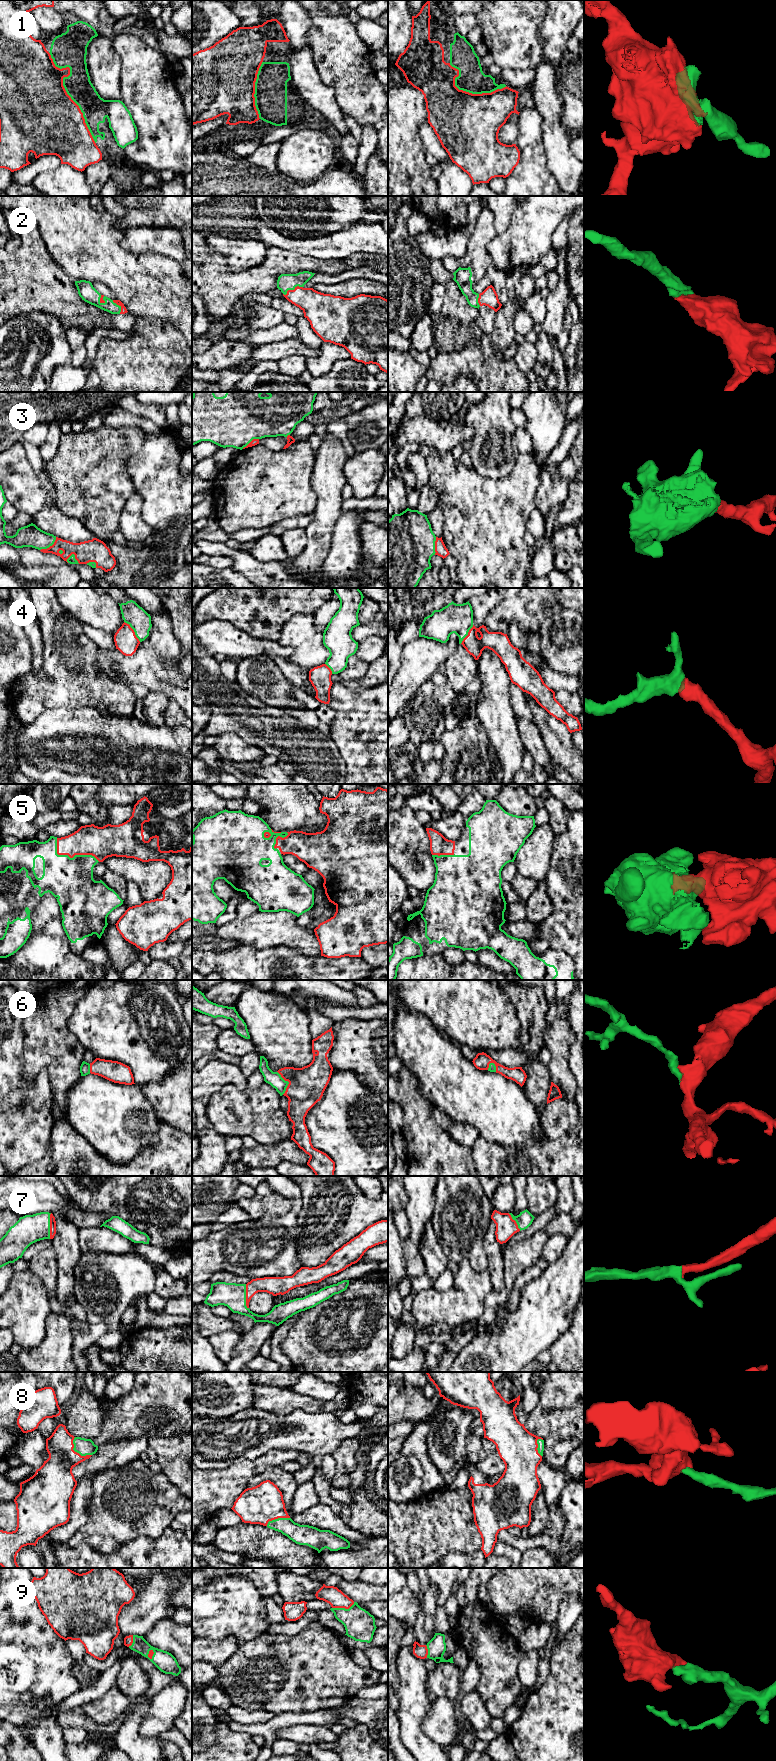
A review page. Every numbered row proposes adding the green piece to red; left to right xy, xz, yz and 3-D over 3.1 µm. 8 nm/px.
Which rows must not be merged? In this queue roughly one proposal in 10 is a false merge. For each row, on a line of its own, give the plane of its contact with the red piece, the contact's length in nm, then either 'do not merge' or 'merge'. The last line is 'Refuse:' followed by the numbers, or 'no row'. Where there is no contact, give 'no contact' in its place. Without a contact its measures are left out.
1: xy | 850 nm | do not merge
2: xz | 170 nm | merge
3: xy | 170 nm | merge
4: xy | 220 nm | merge
5: xy | 400 nm | merge
6: xz | 200 nm | merge
7: xy | 200 nm | merge
8: xy | 200 nm | merge
9: xz | 190 nm | merge
Refuse: 1

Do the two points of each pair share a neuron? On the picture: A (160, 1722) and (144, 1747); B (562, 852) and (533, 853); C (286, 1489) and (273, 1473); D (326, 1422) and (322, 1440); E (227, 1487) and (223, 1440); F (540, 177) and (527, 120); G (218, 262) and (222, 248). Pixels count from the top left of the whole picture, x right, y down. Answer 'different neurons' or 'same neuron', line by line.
A: different neurons
B: different neurons
C: same neuron
D: same neuron
E: different neurons
F: same neuron
G: different neurons

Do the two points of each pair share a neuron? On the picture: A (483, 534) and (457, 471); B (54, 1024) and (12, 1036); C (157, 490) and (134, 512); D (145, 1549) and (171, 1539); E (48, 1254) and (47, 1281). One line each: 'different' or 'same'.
A: same
B: different
C: different
D: same
E: same

